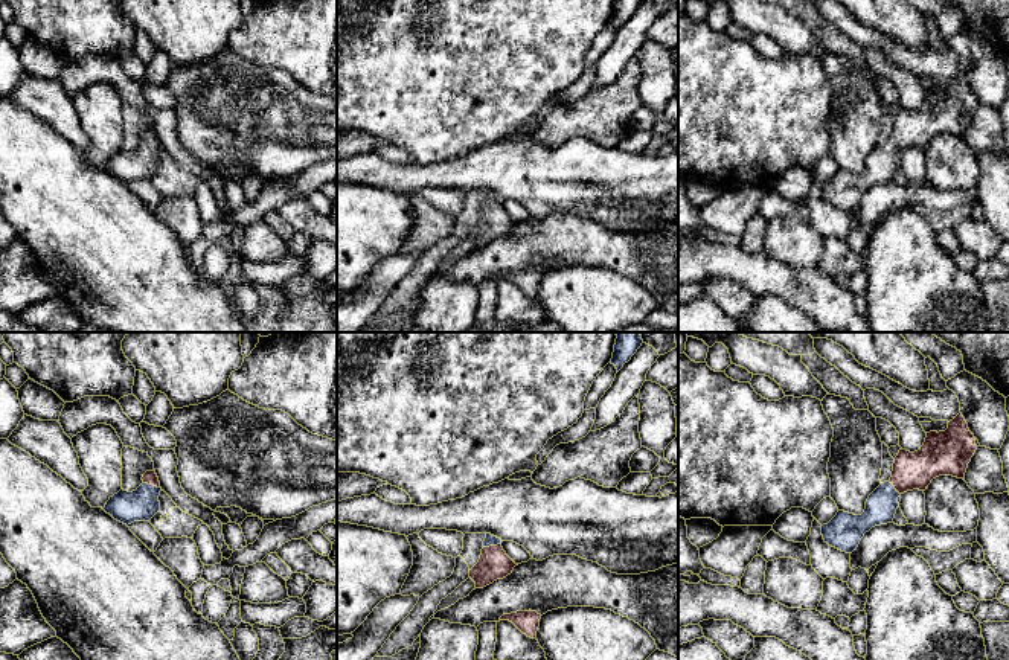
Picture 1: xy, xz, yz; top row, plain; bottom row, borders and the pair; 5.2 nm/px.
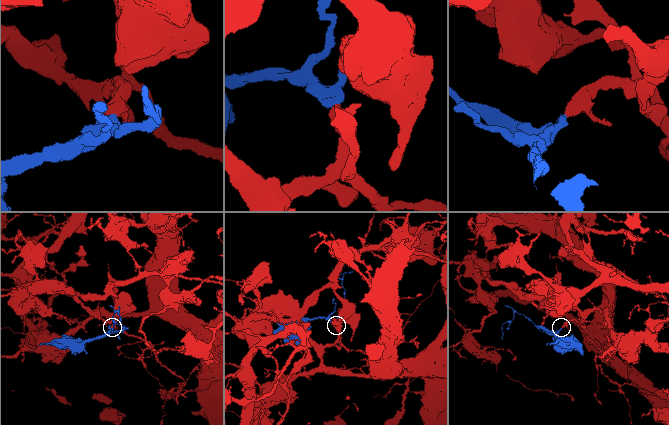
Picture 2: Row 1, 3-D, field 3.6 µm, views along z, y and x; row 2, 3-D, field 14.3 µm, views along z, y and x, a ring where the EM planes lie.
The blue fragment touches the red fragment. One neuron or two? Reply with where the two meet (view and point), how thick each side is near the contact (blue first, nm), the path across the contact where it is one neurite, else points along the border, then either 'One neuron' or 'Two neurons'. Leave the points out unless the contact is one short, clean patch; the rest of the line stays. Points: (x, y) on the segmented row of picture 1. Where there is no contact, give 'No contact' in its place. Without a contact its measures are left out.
Touches blue at xz (491, 544). Thickness 60 nm (blue) against 160 nm. Path across: xz (490, 540), (491, 544), (494, 564). One neuron

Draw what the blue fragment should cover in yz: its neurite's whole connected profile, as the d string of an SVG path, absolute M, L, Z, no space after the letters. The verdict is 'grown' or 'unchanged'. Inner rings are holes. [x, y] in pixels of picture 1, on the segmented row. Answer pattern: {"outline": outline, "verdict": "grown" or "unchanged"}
{"outline": "M962 413L948 422L945 431L927 433L925 442L918 451L910 453L901 448L895 457L890 480L881 483L869 495L861 515L838 511L828 524L822 526L825 543L852 553L866 532L893 521L901 494L913 489L925 491L939 476L965 479L975 450L975 437Z", "verdict": "grown"}

